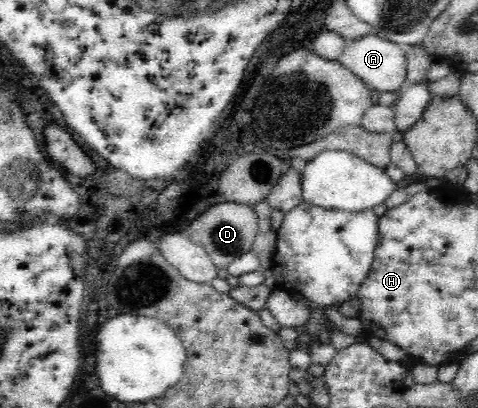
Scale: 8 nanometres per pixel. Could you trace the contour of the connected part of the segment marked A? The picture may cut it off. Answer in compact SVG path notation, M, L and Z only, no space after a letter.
M377 34L375 36L363 36L363 38L355 39L353 42L346 42L339 62L349 72L353 72L353 75L357 76L371 90L397 93L406 85L404 47L381 38Z

